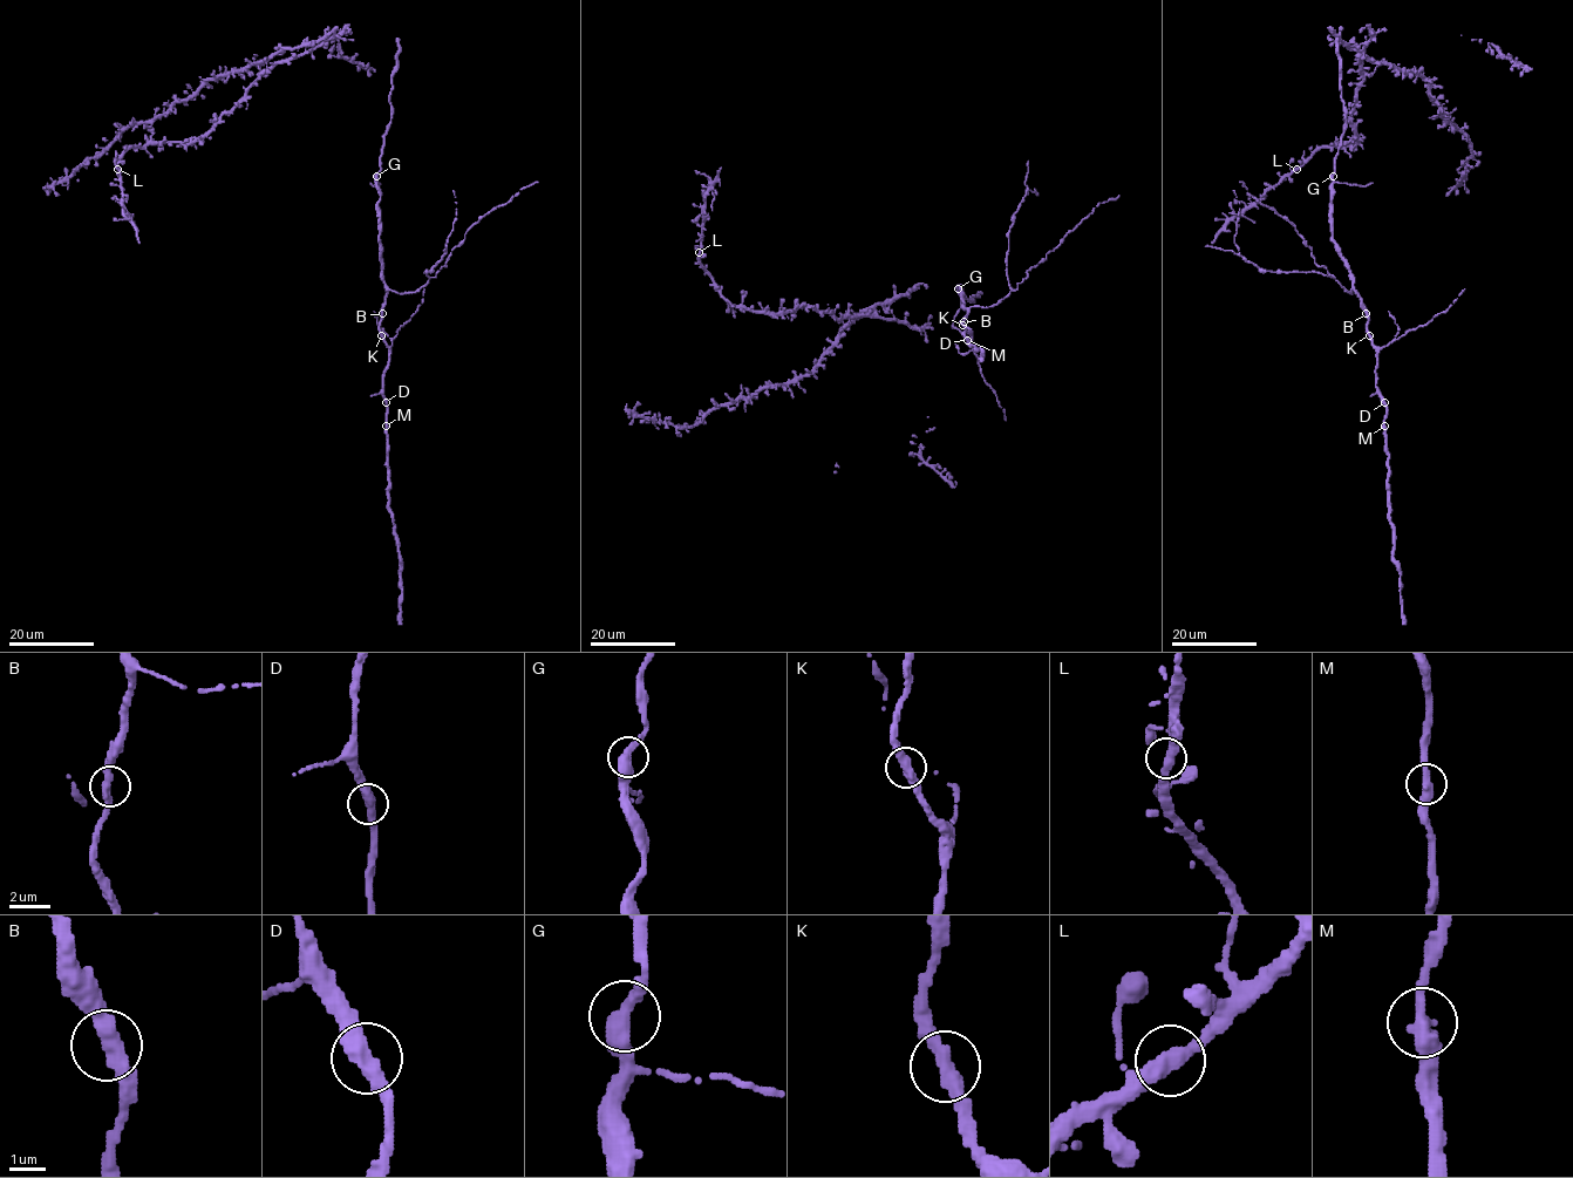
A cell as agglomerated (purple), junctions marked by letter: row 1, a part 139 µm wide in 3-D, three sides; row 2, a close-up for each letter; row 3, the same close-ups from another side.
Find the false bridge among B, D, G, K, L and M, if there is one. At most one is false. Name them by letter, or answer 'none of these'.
none of these

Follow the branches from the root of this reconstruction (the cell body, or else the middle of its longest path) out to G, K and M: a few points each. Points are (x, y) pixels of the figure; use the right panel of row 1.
G: (1341, 90), (1346, 128), (1333, 176)
K: (1341, 90), (1346, 128), (1333, 176), (1333, 242), (1364, 311), (1369, 335)
M: (1341, 90), (1346, 128), (1333, 176), (1333, 242), (1368, 319), (1384, 426)

